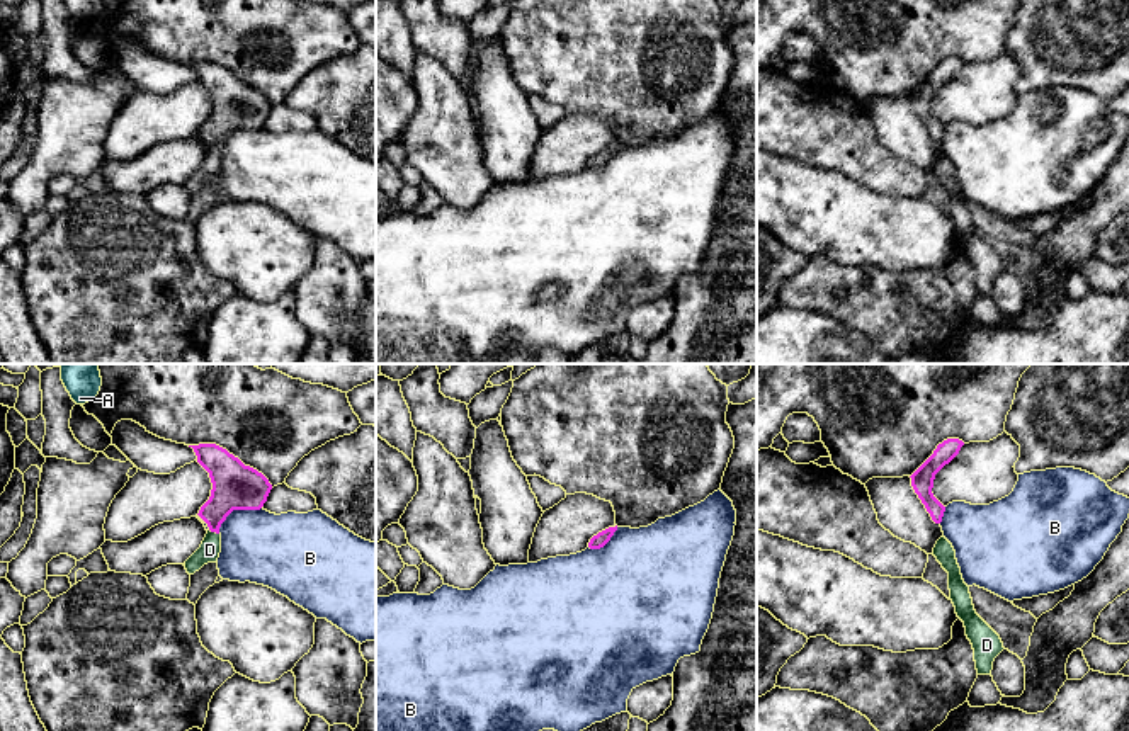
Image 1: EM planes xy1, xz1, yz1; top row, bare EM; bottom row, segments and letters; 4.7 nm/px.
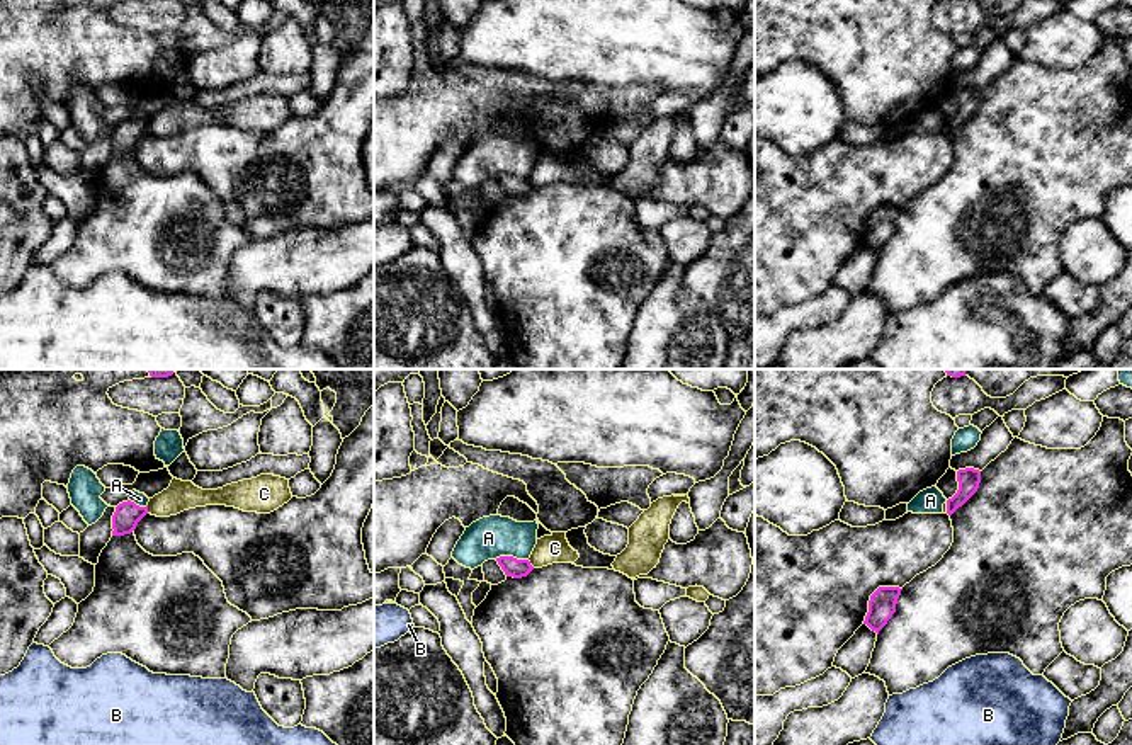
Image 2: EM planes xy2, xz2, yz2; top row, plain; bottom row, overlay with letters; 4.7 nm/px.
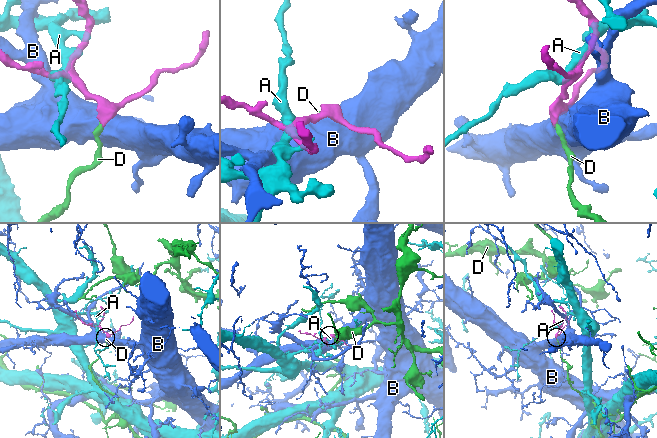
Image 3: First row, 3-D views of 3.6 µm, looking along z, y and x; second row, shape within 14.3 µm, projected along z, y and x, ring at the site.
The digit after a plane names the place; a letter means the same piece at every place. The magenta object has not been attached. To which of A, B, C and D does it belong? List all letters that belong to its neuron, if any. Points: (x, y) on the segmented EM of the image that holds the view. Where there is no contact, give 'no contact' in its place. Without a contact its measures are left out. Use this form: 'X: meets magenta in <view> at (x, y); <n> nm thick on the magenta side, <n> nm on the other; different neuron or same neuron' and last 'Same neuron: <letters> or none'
A: meets magenta in xz2 at (512, 557); 90 nm thick on the magenta side, 200 nm on the other; different neuron
B: meets magenta in xy1 at (235, 509); 220 nm thick on the magenta side, 340 nm on the other; different neuron
C: meets magenta in xy2 at (147, 509); 120 nm thick on the magenta side, 140 nm on the other; different neuron
D: meets magenta in xy1 at (215, 531); 220 nm thick on the magenta side, 100 nm on the other; same neuron
Same neuron: D

